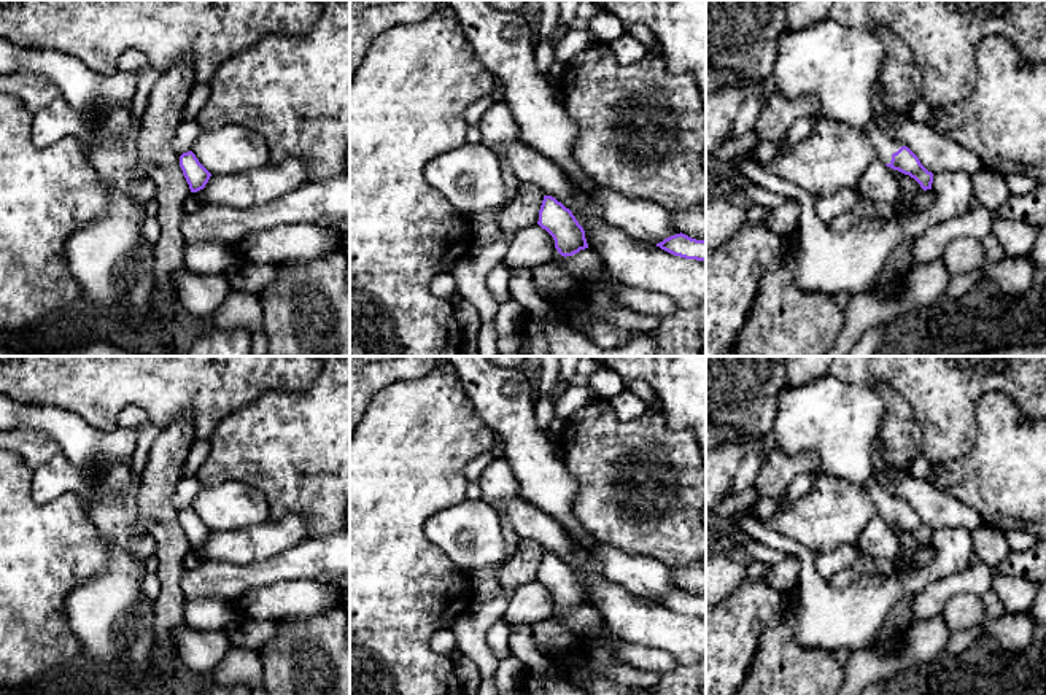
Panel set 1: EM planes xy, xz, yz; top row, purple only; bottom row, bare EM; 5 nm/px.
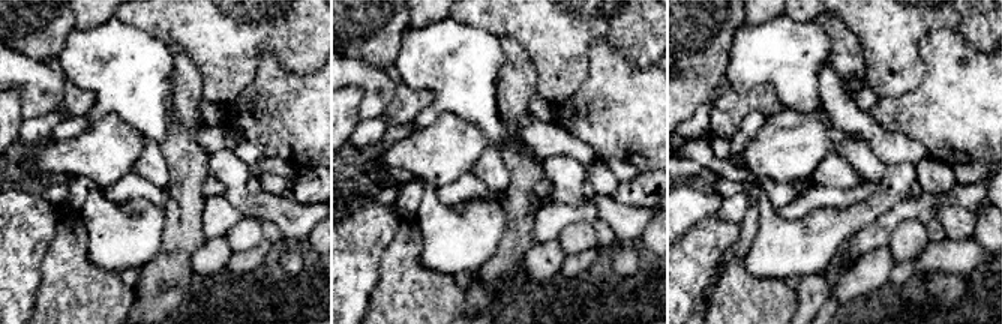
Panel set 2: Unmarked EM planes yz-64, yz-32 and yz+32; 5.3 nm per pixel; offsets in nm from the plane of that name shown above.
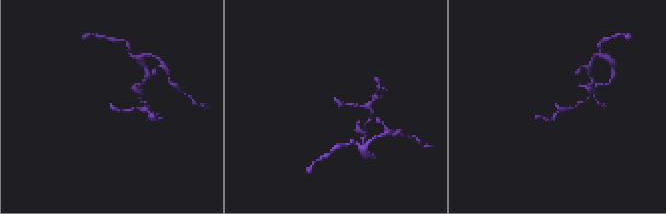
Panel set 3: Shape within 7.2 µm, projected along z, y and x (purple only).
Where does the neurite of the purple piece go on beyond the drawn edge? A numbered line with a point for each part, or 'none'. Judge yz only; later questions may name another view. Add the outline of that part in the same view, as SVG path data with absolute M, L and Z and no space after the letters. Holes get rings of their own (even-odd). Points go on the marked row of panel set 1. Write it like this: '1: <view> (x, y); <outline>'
1: yz (840, 66); M831 17L801 30L785 29L779 37L768 83L773 91L787 99L815 95L820 110L815 118L800 118L790 126L781 140L777 154L804 140L812 132L814 124L827 118L863 130L870 137L877 157L884 164L890 164L892 154L905 145L884 134L876 119L873 89L881 81L884 56L884 46L874 32L846 27Z

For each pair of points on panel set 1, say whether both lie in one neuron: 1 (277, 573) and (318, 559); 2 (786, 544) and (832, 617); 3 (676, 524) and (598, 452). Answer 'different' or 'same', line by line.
1: same
2: same
3: same

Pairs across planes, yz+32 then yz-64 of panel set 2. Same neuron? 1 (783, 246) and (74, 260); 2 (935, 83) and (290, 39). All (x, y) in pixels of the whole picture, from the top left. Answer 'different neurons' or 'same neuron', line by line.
1: different neurons
2: different neurons

